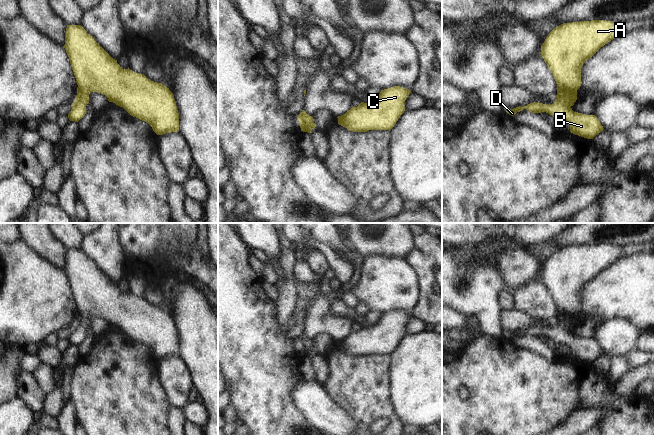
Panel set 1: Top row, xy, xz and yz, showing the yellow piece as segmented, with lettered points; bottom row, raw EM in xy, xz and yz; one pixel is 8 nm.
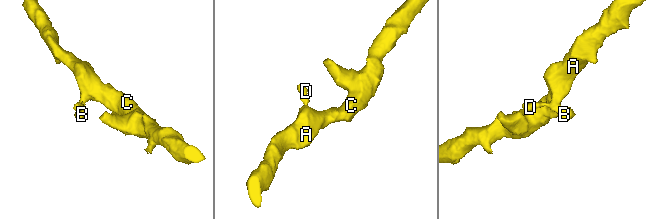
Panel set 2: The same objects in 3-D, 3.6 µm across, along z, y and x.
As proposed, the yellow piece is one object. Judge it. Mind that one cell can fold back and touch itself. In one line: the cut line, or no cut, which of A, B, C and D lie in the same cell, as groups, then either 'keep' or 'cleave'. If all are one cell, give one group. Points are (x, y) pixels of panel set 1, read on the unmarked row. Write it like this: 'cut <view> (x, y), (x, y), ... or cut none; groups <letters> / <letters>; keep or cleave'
cut none; groups A B C D; keep

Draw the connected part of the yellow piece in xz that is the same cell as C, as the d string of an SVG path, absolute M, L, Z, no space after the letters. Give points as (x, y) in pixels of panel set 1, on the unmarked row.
M399 310L381 314L374 325L361 326L338 340L338 348L353 356L390 355L404 337L405 324L410 317L409 313Z

